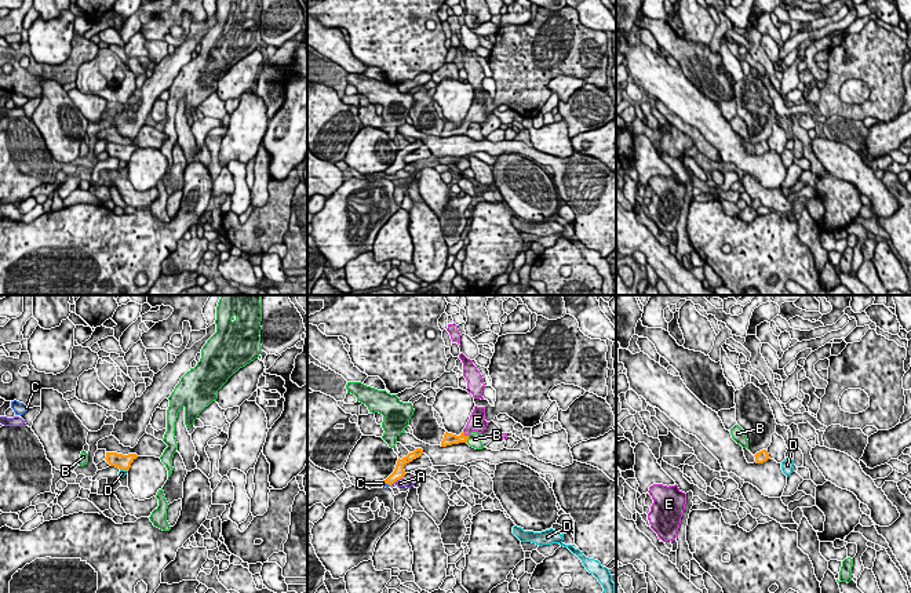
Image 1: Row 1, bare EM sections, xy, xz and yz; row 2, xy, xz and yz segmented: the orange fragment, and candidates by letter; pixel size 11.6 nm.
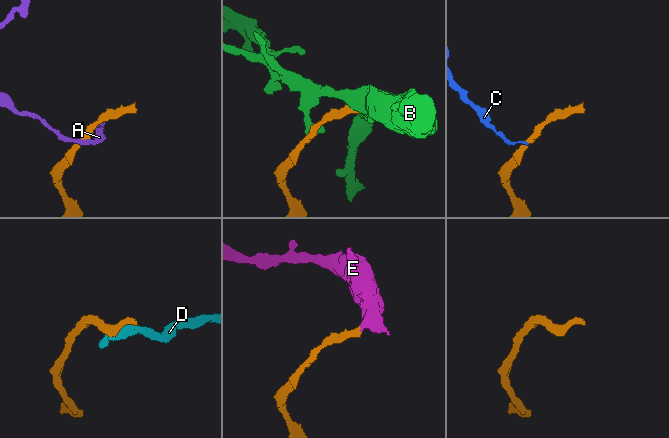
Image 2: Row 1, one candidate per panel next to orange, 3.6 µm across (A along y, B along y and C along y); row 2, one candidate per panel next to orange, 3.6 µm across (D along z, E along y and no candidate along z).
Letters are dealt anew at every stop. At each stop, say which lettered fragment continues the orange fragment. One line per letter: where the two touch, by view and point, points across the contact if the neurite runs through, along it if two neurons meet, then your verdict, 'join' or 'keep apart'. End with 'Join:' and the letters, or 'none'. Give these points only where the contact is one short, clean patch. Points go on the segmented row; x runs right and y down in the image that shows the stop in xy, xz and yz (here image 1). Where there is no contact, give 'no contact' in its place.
A: xz (396, 480) | along xz (403, 477), (390, 484) | keep apart
B: xz (467, 439) | along xz (469, 436), (466, 441) | keep apart
C: xz (386, 483) | along xz (383, 480), (389, 486) | keep apart
D: xy (124, 469) | along xy (120, 468), (127, 472) | keep apart
E: xz (463, 433) | across xz (449, 439), (458, 439), (463, 433), (477, 422) | join
Join: E

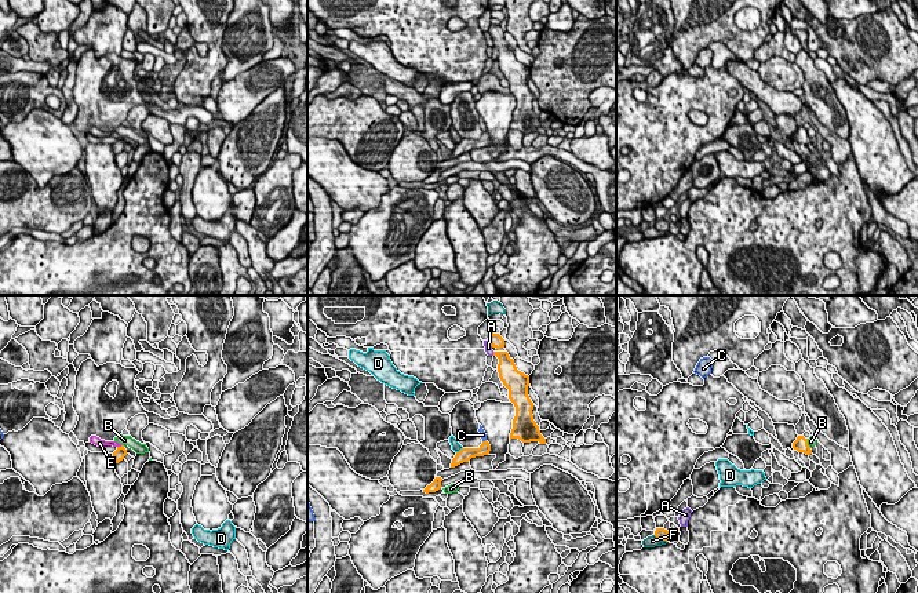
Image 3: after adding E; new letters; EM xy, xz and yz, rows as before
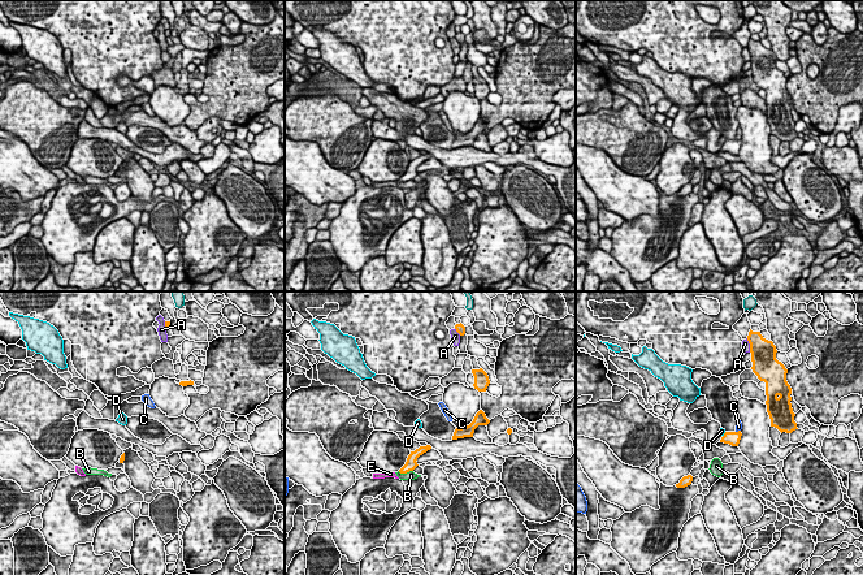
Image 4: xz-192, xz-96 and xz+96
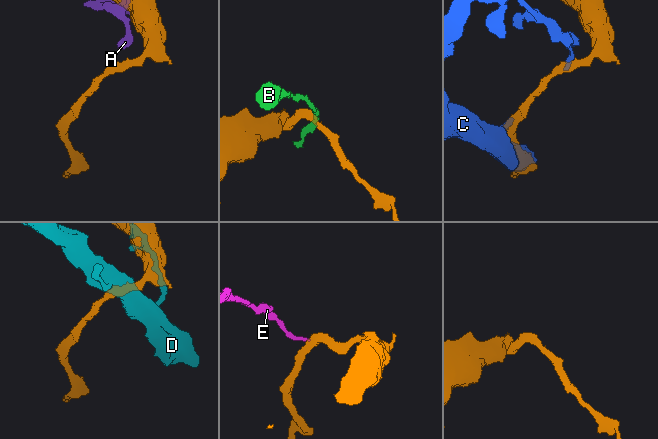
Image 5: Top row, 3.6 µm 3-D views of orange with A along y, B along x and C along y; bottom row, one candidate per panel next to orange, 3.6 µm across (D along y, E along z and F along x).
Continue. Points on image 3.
A: xz (490, 342) | keep apart
B: yz (807, 443) | along yz (807, 439), (811, 447) | keep apart
C: xz (485, 440) | keep apart
D: xz (461, 450) | along xz (462, 447), (456, 453) | keep apart
E: xy (119, 447) | along xy (121, 446), (117, 447) | keep apart
F: yz (660, 538) | keep apart
Join: none

